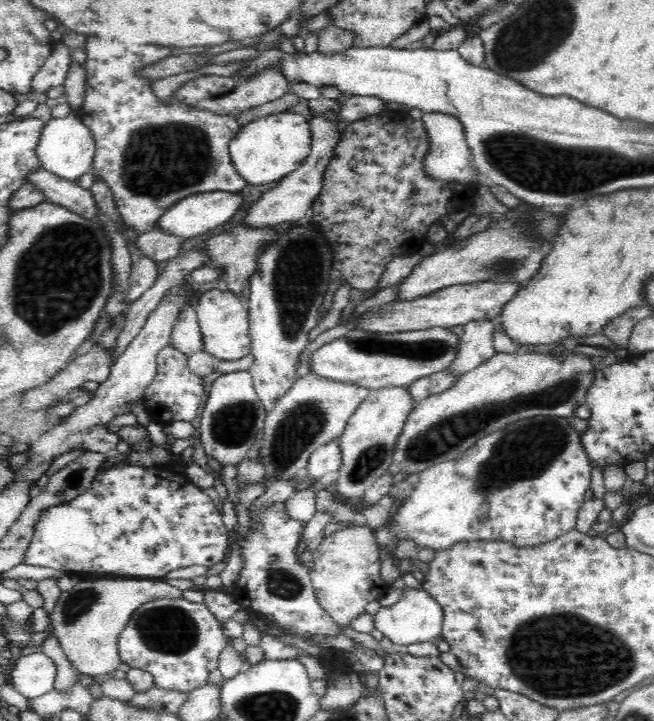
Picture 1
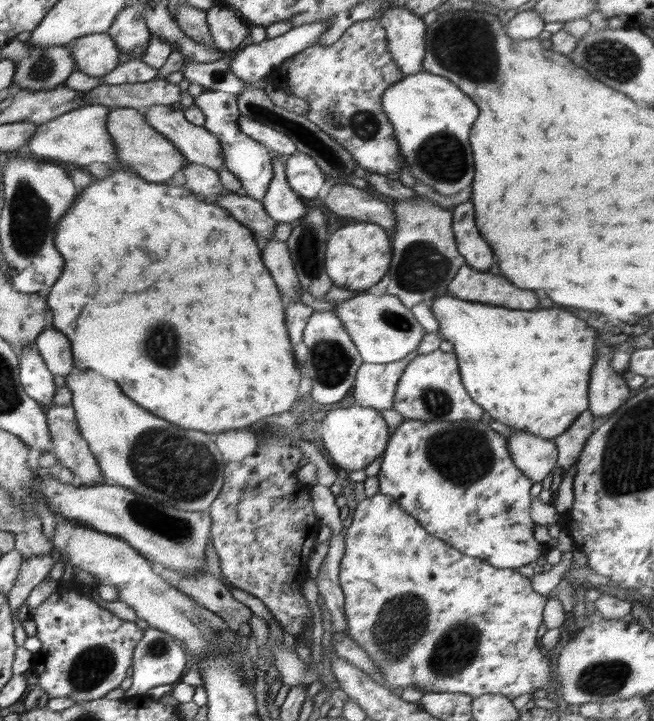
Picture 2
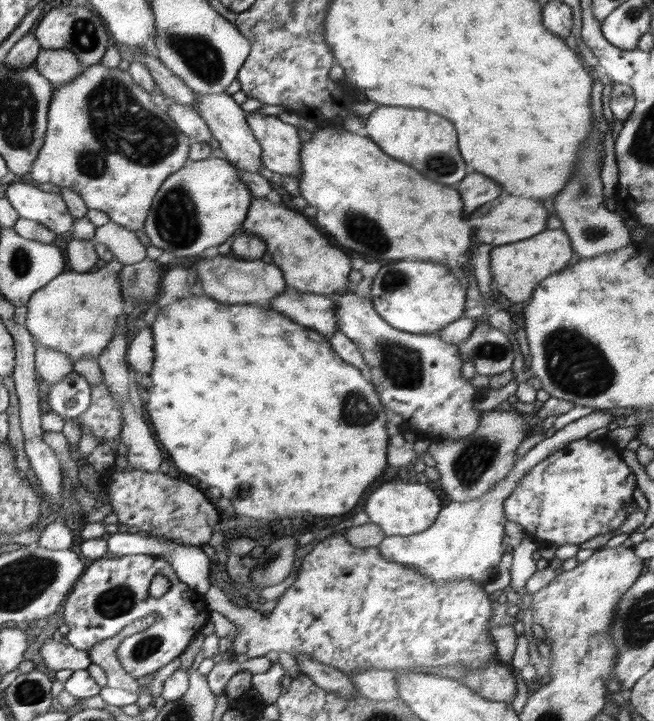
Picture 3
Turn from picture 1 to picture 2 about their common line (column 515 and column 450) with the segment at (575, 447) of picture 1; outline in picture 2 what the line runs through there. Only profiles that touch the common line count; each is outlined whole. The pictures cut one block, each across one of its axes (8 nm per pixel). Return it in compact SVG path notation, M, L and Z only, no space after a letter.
M404 418L389 436L378 474L379 492L396 499L426 532L444 540L465 555L480 558L496 568L518 569L545 555L547 545L533 538L537 525L531 517L530 488L535 483L516 467L507 439L478 420L424 422Z

